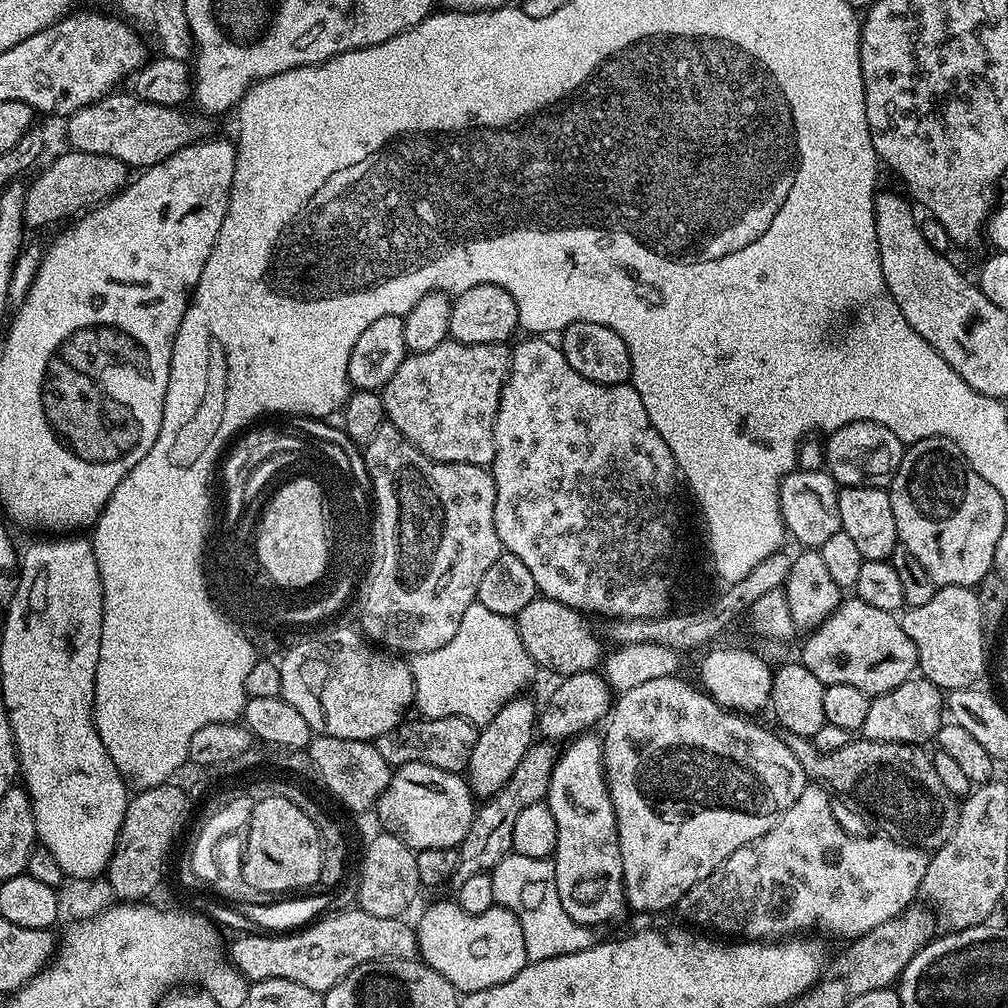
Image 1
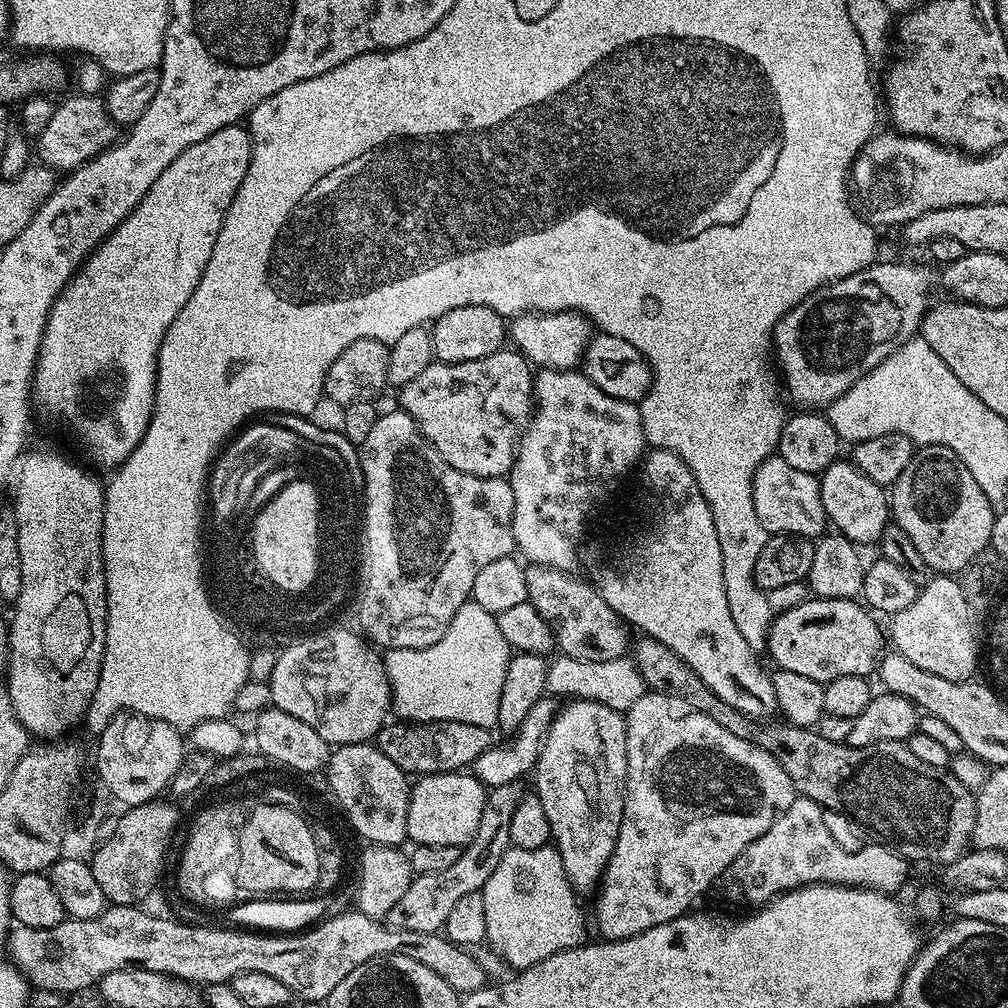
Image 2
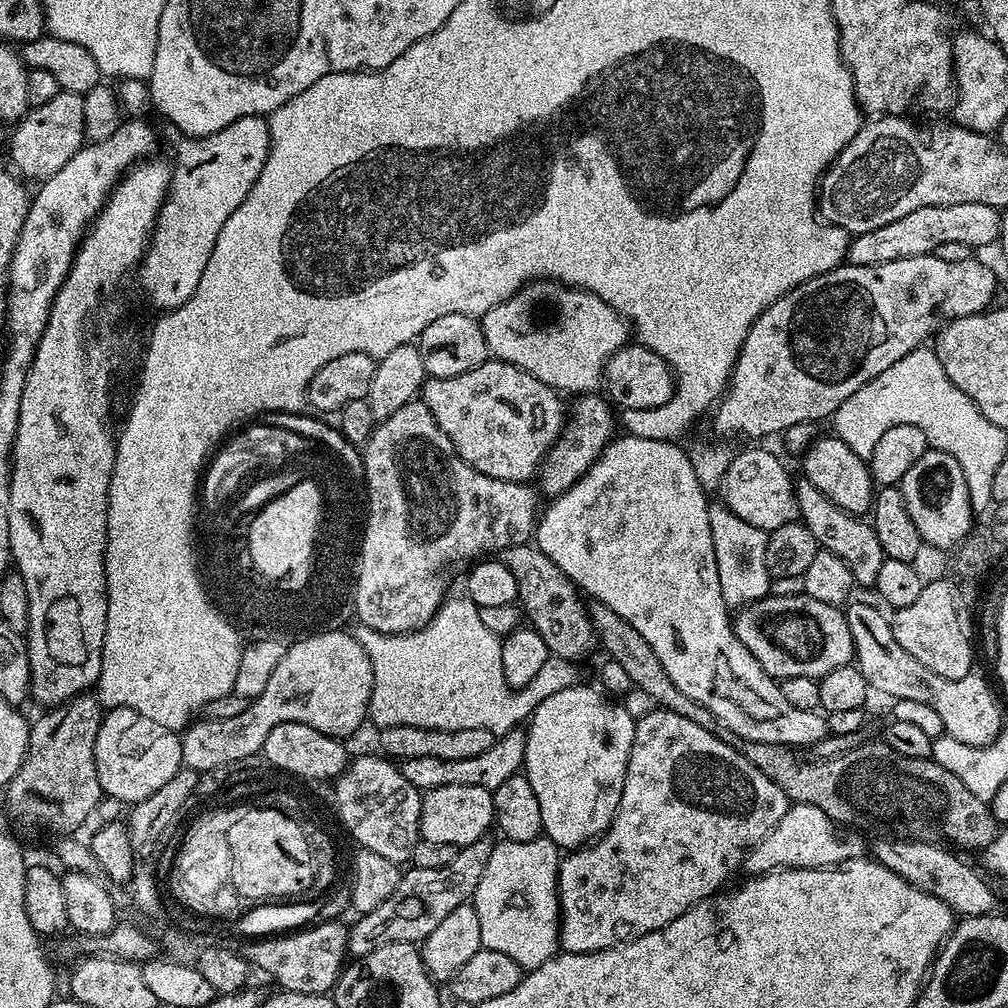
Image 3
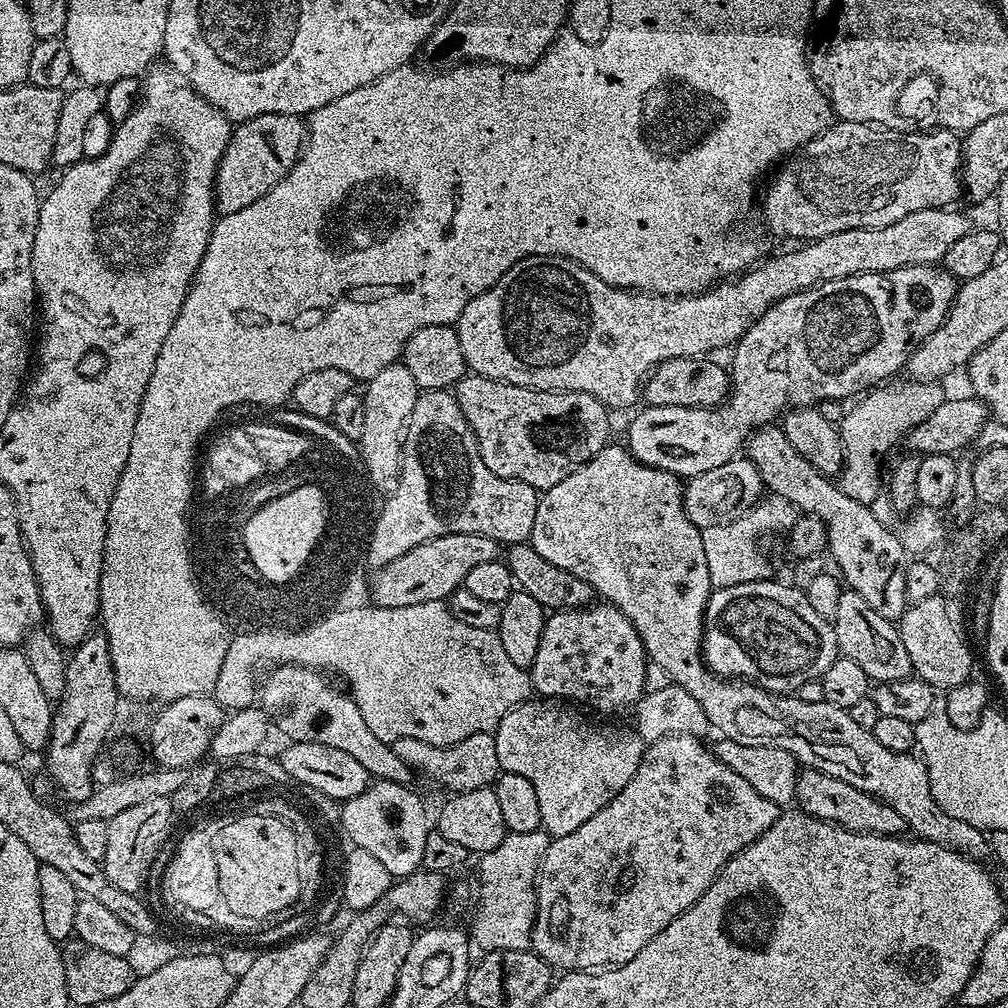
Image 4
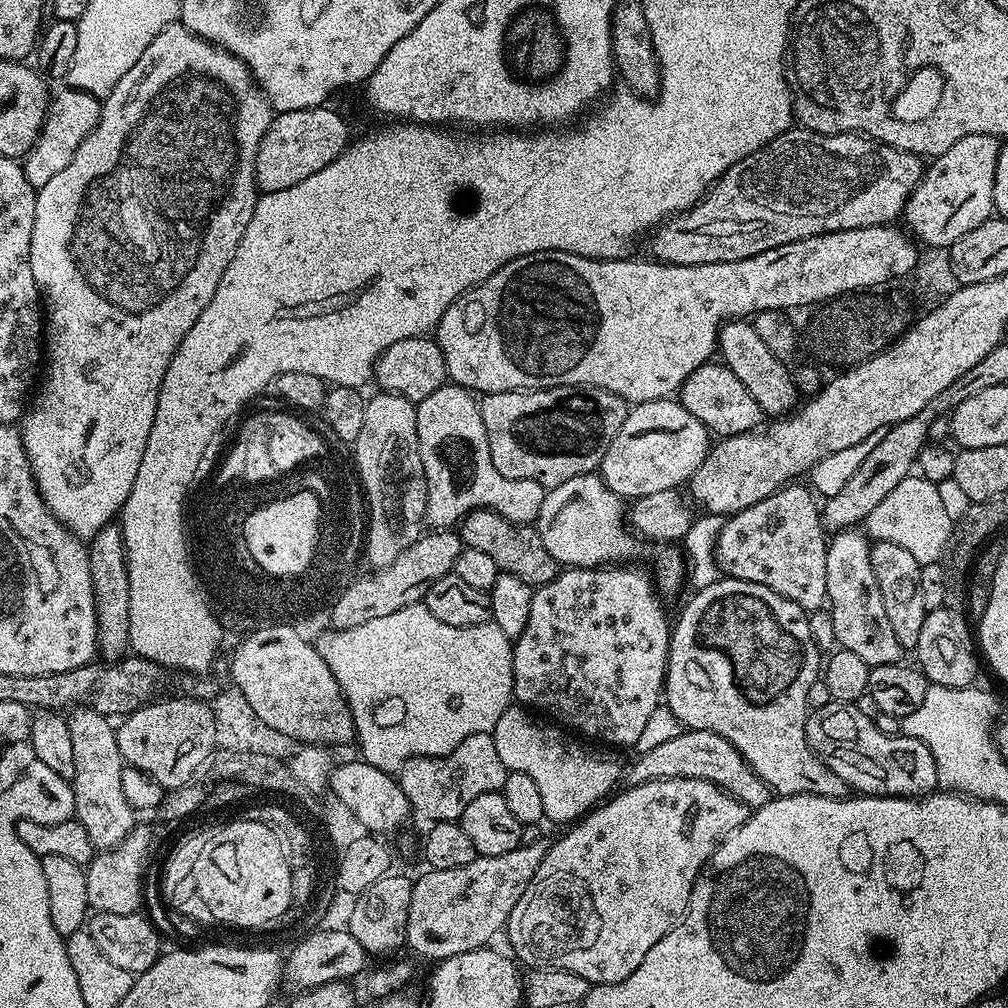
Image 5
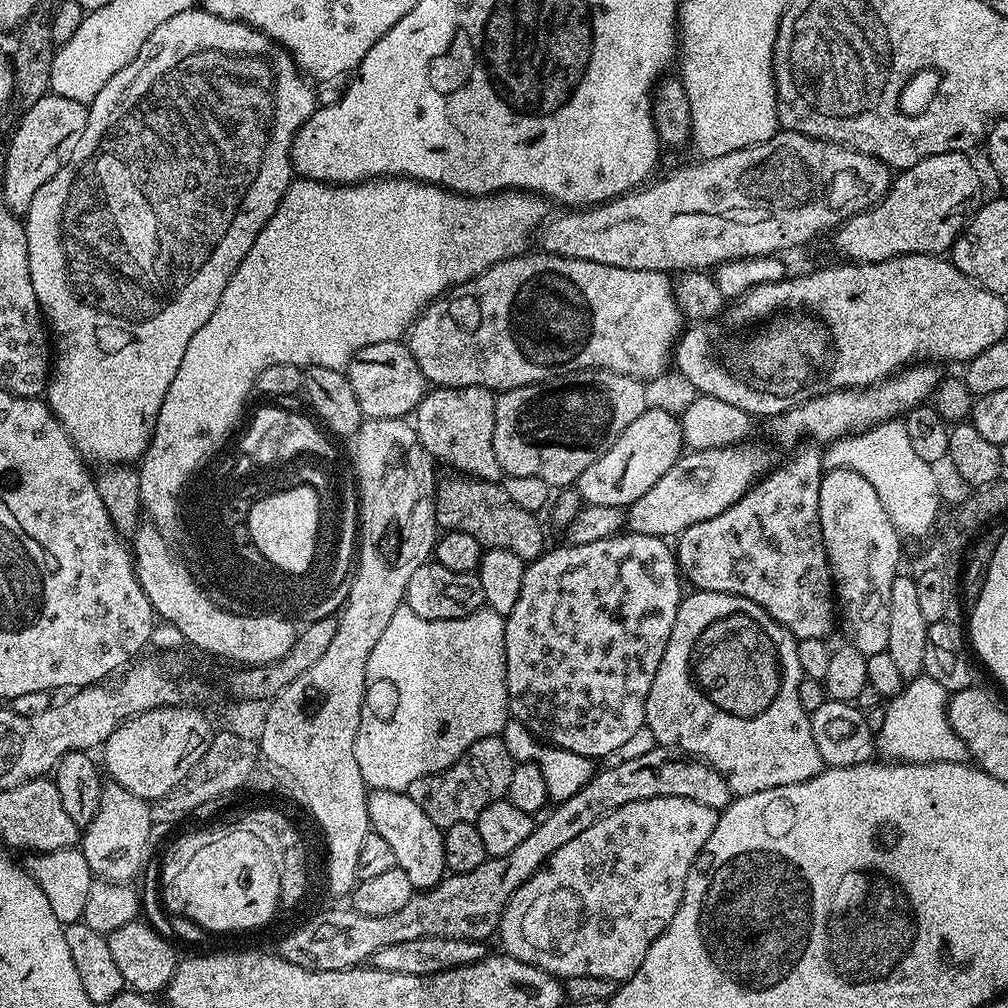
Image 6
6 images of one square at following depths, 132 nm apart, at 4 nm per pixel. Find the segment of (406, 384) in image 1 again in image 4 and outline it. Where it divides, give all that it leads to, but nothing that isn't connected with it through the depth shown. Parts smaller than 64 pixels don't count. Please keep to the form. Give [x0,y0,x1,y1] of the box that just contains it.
[454,374,610,490]

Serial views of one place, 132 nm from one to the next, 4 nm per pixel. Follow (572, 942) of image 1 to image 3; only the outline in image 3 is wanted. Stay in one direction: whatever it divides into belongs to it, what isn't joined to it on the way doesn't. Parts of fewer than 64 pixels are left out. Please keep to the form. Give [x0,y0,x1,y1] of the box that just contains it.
[470,834,561,970]

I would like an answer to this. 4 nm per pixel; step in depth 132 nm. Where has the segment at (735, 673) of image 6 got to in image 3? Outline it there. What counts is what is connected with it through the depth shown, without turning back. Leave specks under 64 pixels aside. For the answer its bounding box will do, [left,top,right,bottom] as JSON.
[734,594,997,917]

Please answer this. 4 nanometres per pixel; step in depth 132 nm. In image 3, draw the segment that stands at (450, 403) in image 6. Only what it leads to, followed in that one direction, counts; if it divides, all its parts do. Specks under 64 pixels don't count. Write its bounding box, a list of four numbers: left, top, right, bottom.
[355,399,538,636]

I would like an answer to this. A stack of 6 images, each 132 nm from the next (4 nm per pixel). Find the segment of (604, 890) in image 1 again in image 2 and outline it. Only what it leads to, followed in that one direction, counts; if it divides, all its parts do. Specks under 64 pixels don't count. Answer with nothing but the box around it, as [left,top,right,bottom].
[534,699,628,889]

